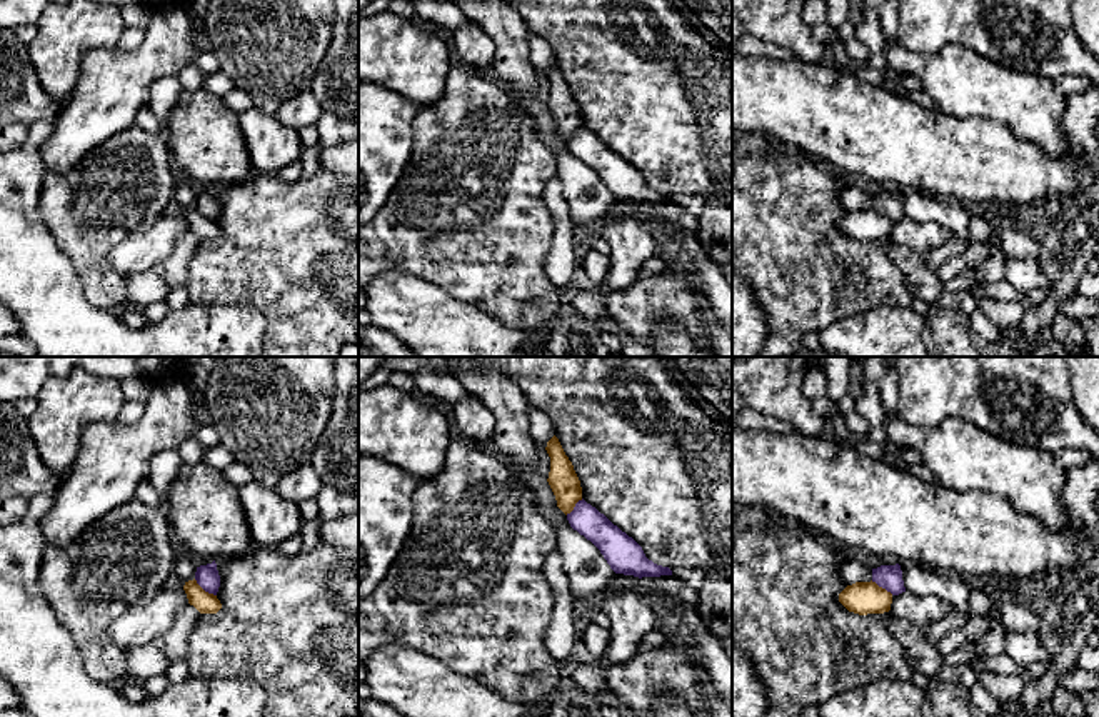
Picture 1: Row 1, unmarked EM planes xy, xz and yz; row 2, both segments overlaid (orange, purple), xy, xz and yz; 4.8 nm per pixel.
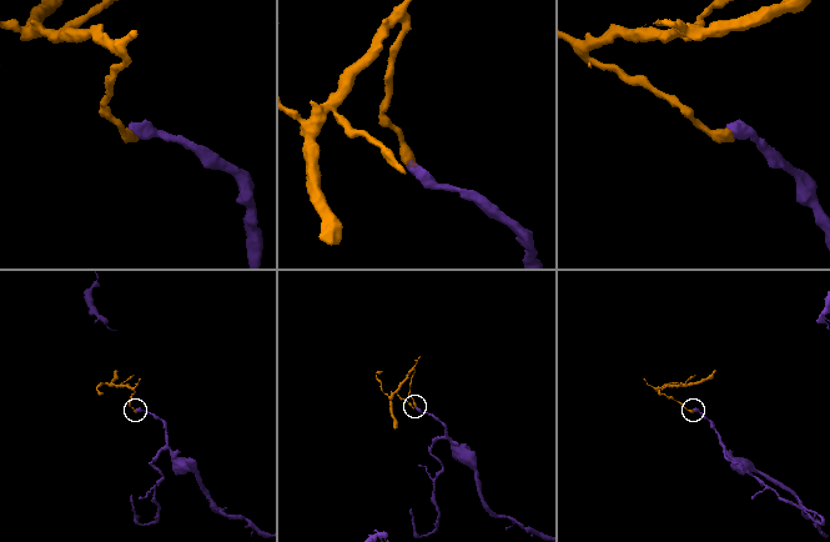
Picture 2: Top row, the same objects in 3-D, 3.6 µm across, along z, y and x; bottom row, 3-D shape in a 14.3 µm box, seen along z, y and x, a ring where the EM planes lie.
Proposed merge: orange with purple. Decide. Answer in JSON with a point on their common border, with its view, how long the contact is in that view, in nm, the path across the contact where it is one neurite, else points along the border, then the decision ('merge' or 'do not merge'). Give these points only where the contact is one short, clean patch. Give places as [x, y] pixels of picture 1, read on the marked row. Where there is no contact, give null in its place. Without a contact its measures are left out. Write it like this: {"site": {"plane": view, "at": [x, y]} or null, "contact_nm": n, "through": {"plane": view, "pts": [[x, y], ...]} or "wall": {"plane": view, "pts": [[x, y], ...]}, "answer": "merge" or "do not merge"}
{"site": {"plane": "xy", "at": [204, 591]}, "contact_nm": 140, "wall": {"plane": "xy", "pts": [[194, 579], [215, 596]]}, "answer": "do not merge"}

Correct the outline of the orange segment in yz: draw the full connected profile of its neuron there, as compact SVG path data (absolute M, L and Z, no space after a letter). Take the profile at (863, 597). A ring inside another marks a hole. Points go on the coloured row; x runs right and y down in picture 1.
M856 582L839 594L839 602L854 614L884 614L891 610L892 594L876 582Z

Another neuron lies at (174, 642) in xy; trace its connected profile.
M183 605L175 614L173 624L162 635L153 639L153 644L162 649L172 662L185 660L188 639L200 615L202 614L193 605Z

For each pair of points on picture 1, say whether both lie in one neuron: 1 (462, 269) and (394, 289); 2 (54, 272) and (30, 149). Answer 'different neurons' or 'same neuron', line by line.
1: different neurons
2: same neuron

